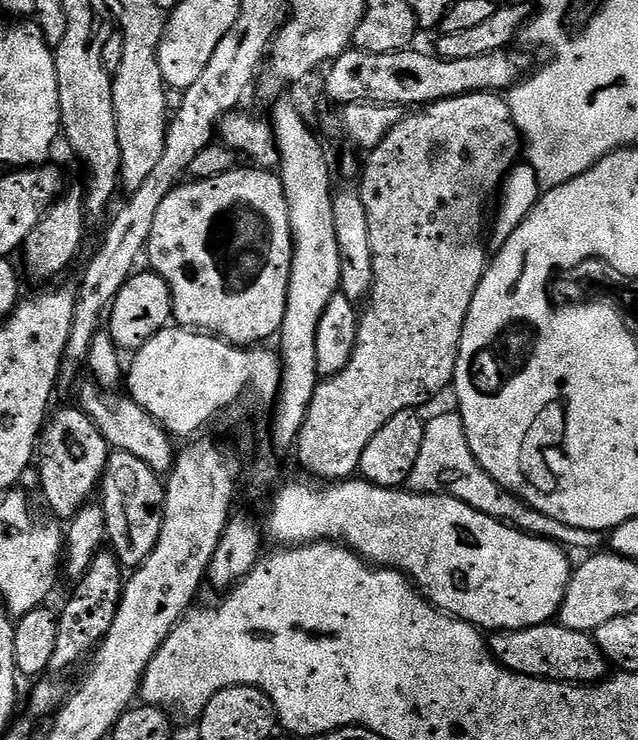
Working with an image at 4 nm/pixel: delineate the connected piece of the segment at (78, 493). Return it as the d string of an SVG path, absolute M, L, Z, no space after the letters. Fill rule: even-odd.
M79 407L64 408L49 415L38 441L38 464L40 460L40 488L44 491L44 500L57 521L72 521L97 495L109 455L106 438Z

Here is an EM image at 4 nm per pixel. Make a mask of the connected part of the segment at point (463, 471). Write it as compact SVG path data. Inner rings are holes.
M455 412L454 414L445 414L443 416L439 416L438 418L434 418L433 420L427 421L424 425L424 437L422 438L422 451L418 453L418 462L414 462L414 470L410 474L410 478L408 479L407 487L411 489L413 492L426 492L429 494L440 494L447 493L447 495L453 496L454 498L458 498L462 502L466 502L467 504L473 506L488 506L484 504L505 504L508 507L508 516L507 519L510 521L513 528L519 528L521 532L529 532L531 536L540 536L543 540L554 540L557 544L560 545L561 548L565 550L573 550L572 548L577 548L578 551L587 553L589 550L600 550L605 547L606 544L606 536L605 533L595 532L594 530L578 530L578 526L566 526L566 522L558 522L554 518L546 518L546 514L542 514L538 510L534 510L531 506L526 503L525 500L518 500L512 493L507 492L505 488L502 487L498 482L494 482L494 478L490 478L490 474L486 474L486 470L482 470L482 466L478 462L478 458L474 458L474 454L470 450L470 442L466 438L466 430L464 429L464 419L460 417L459 412Z

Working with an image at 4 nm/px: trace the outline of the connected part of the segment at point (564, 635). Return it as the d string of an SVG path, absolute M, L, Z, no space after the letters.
M559 622L539 624L513 632L498 632L491 639L492 656L501 668L509 668L511 672L530 678L591 686L601 683L610 672L608 661L596 645L595 635L570 630Z

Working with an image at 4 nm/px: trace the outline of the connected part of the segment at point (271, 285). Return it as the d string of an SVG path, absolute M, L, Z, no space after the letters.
M237 166L232 171L226 174L218 174L214 178L206 178L205 180L189 179L187 182L181 182L173 188L170 194L166 194L166 198L162 198L162 206L158 206L158 214L154 214L154 230L150 230L150 238L148 239L148 246L146 249L146 260L149 260L151 271L158 273L159 276L170 286L170 294L172 295L172 314L177 325L193 330L199 330L205 334L211 334L213 336L219 336L221 340L226 340L230 344L237 346L256 346L261 342L268 342L268 340L277 335L282 326L282 318L286 314L286 294L288 293L288 283L290 282L290 266L292 265L292 231L290 230L290 214L288 213L288 207L286 206L286 194L284 193L284 187L280 181L279 175L275 171L265 170L263 168L257 168L255 166Z

